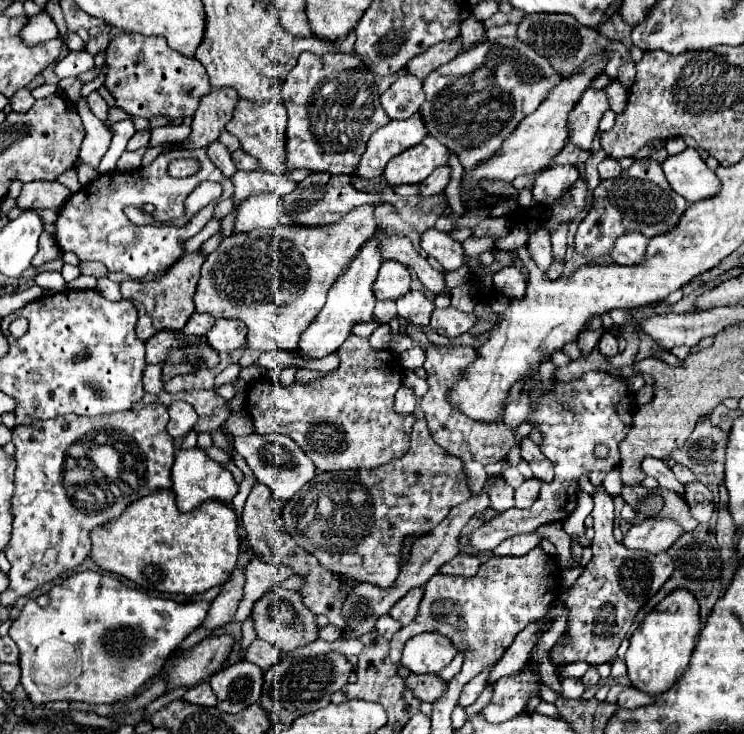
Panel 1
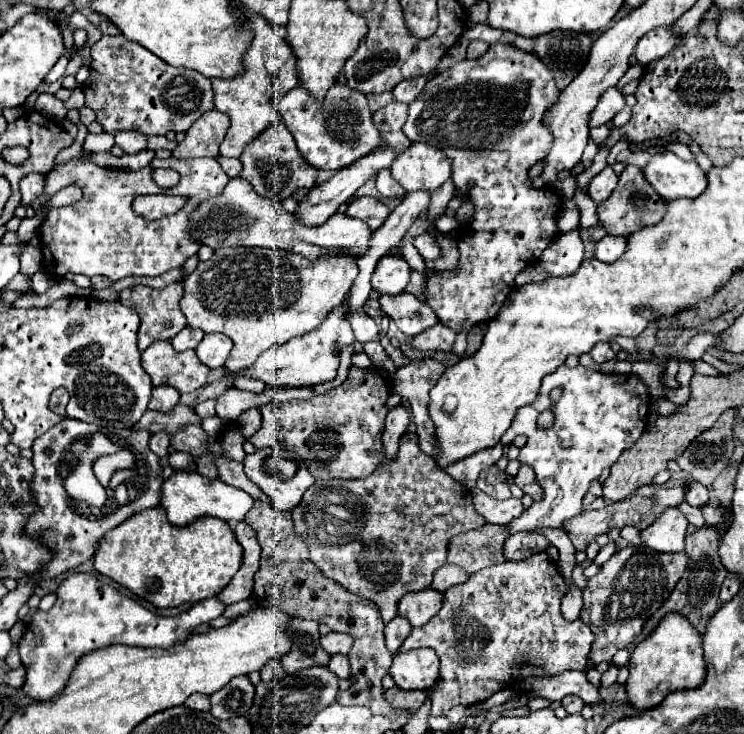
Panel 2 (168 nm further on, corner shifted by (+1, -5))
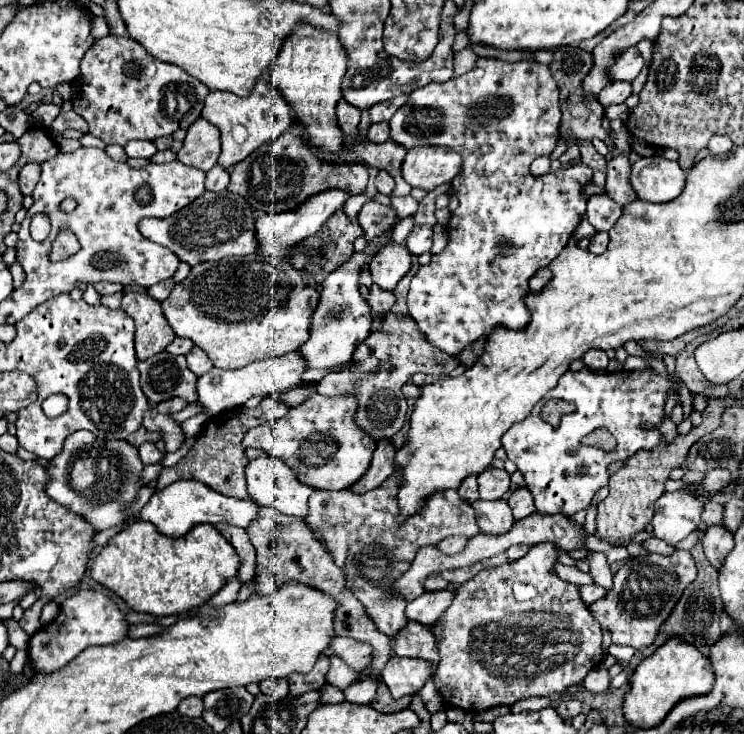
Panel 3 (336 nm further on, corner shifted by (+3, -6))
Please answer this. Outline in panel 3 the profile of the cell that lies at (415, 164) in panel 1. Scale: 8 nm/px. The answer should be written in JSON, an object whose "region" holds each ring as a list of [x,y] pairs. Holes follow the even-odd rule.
{"region":[[[416,146],[410,148],[402,162],[402,178],[426,192],[450,182],[462,166],[458,152],[444,146]]]}

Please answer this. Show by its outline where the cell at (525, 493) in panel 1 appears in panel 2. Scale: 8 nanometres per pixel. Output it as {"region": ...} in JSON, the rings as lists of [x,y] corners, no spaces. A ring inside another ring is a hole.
{"region":[[[472,489],[472,503],[474,509],[486,519],[486,523],[494,525],[510,525],[524,511],[520,499],[510,497],[508,501],[496,501],[486,493],[480,493],[480,489]]]}

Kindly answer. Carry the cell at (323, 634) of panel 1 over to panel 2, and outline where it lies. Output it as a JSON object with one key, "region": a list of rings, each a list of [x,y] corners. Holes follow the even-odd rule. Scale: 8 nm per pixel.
{"region":[[[328,633],[320,637],[320,645],[330,653],[330,655],[348,655],[352,649],[352,637],[348,633]]]}

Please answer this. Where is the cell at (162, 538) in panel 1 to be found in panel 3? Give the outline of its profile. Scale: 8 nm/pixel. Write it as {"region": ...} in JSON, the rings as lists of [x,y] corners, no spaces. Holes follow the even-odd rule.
{"region":[[[130,520],[94,558],[90,576],[114,590],[136,612],[170,616],[194,610],[226,586],[240,568],[240,558],[212,524],[198,524],[180,538],[164,536],[152,522]]]}

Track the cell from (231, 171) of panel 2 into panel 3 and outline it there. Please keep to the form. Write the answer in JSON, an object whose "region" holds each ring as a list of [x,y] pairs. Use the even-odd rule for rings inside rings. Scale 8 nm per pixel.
{"region":[[[216,164],[208,174],[206,174],[206,190],[212,190],[212,192],[222,192],[226,190],[226,186],[230,184],[230,174],[224,166]]]}

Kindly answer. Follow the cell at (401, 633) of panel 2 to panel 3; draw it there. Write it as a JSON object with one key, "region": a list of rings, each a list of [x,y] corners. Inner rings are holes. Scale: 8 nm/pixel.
{"region":[[[408,620],[408,624],[392,638],[392,650],[396,656],[412,656],[412,658],[424,658],[438,662],[438,654],[434,650],[434,636],[428,626],[422,626],[414,620]]]}

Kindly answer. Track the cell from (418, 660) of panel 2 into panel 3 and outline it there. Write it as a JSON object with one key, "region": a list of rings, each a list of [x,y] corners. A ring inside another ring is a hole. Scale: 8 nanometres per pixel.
{"region":[[[392,656],[382,672],[382,680],[390,688],[390,694],[394,698],[416,694],[430,676],[432,662],[426,662],[422,658],[400,658],[400,656]]]}

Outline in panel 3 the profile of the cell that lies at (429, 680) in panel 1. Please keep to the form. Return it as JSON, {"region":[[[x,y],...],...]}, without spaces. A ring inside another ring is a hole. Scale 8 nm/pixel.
{"region":[[[380,684],[380,686],[378,686],[378,692],[376,692],[376,698],[372,700],[370,706],[372,706],[374,710],[380,710],[380,712],[400,712],[400,710],[408,708],[410,702],[412,702],[412,696],[404,696],[404,698],[400,698],[400,700],[390,698],[388,688],[386,688],[384,684]]]}

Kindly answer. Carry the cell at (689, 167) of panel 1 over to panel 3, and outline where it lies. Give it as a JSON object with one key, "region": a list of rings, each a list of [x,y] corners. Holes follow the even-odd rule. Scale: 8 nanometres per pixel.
{"region":[[[662,156],[640,158],[632,164],[630,182],[640,200],[646,202],[670,202],[678,198],[686,184],[686,170],[678,162]]]}

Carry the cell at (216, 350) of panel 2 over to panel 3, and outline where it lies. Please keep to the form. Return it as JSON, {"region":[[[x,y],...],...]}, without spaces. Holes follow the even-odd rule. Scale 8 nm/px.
{"region":[[[194,346],[194,348],[190,350],[190,354],[186,356],[186,360],[188,360],[188,368],[190,368],[196,376],[202,376],[202,374],[206,374],[210,368],[214,368],[214,362],[210,362],[208,354],[206,354],[204,350],[198,350],[198,346]]]}

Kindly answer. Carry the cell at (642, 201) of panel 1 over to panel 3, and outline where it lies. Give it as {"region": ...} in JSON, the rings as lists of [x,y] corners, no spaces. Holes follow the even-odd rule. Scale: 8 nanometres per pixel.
{"region":[[[620,154],[614,156],[606,168],[606,192],[610,198],[614,198],[614,202],[618,202],[620,208],[638,200],[634,188],[630,186],[630,166],[630,160]]]}

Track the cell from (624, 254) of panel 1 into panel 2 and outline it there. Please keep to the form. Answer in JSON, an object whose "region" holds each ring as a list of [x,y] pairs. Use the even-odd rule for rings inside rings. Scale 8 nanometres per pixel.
{"region":[[[606,235],[596,243],[594,249],[594,257],[604,261],[604,263],[612,263],[616,261],[626,249],[626,239],[624,237],[616,237],[616,235]]]}

